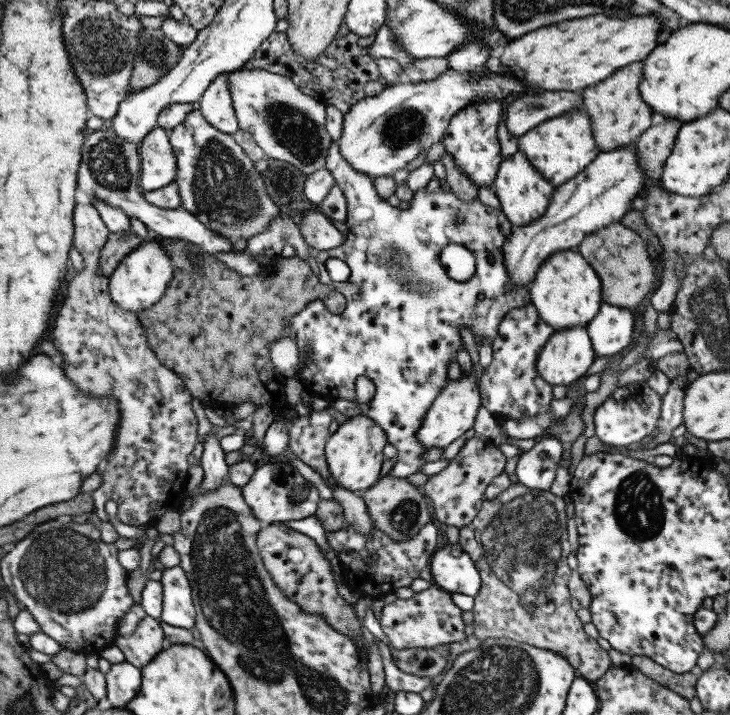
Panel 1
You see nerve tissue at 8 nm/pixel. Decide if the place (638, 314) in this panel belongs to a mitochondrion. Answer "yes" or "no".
no

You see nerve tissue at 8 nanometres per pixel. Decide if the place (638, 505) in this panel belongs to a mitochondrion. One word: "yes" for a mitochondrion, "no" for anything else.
yes

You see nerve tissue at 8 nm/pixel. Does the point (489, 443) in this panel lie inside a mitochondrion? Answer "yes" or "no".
no

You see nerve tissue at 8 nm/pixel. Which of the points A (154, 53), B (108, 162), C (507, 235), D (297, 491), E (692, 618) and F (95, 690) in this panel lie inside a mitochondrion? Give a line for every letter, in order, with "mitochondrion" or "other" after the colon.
A: mitochondrion
B: mitochondrion
C: other
D: mitochondrion
E: other
F: other

